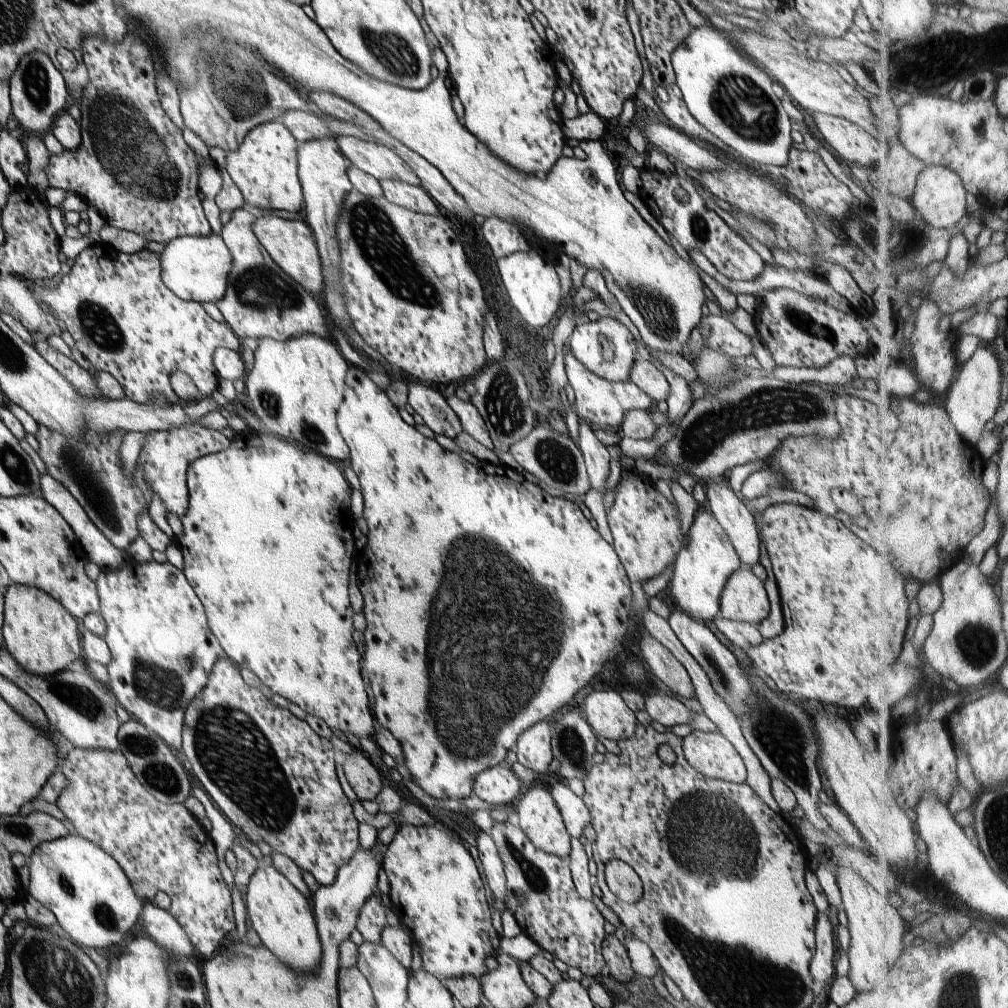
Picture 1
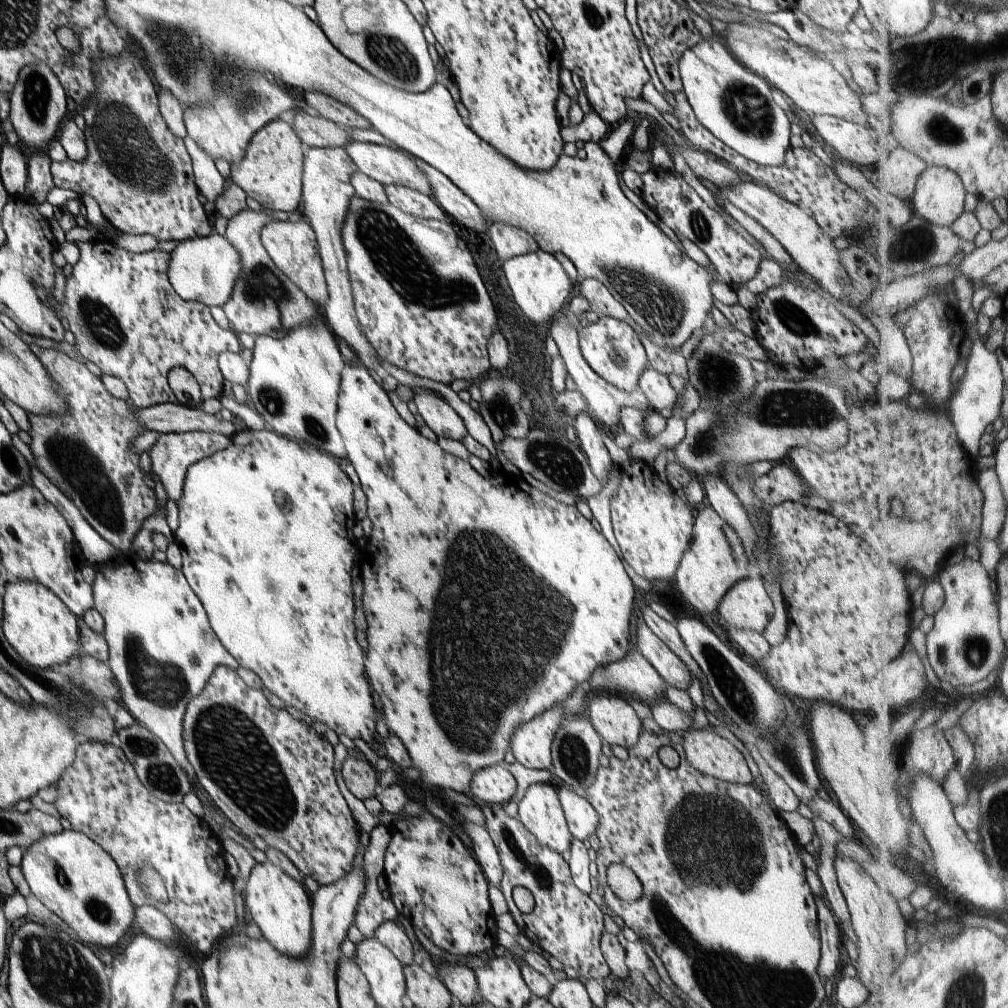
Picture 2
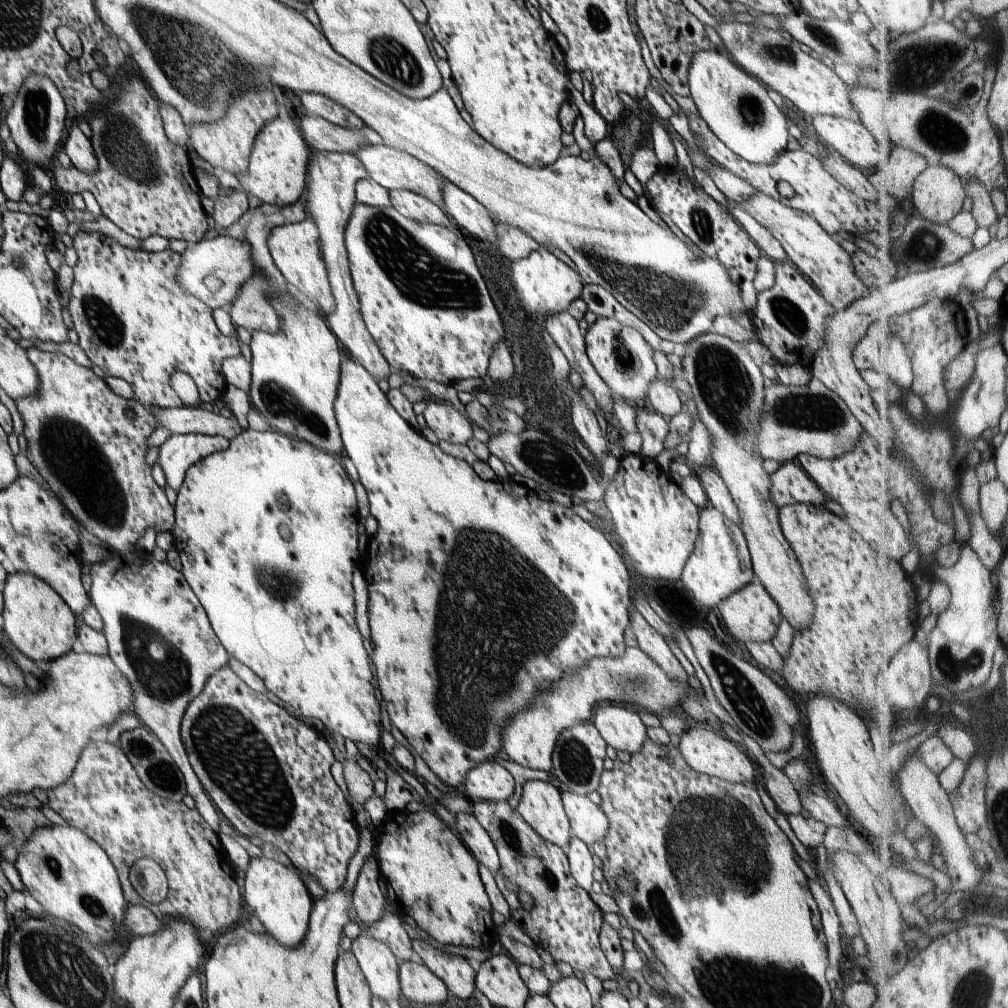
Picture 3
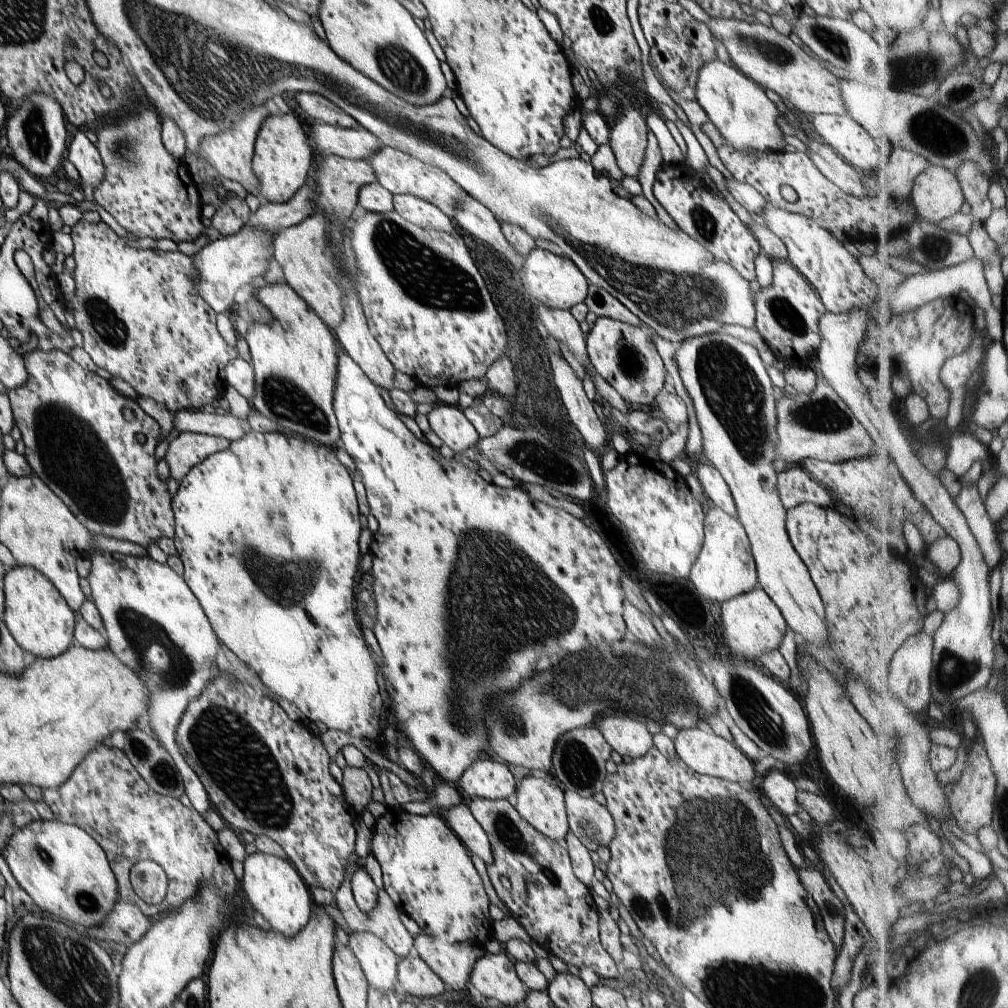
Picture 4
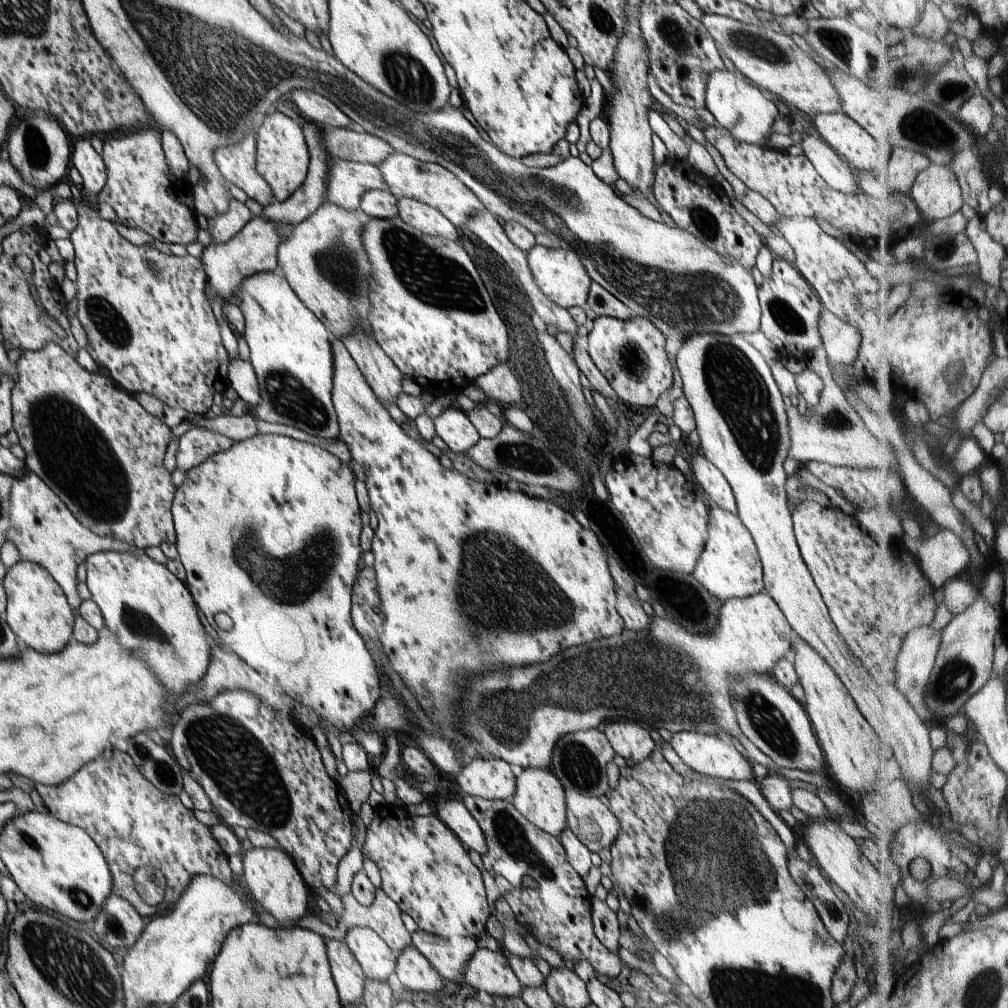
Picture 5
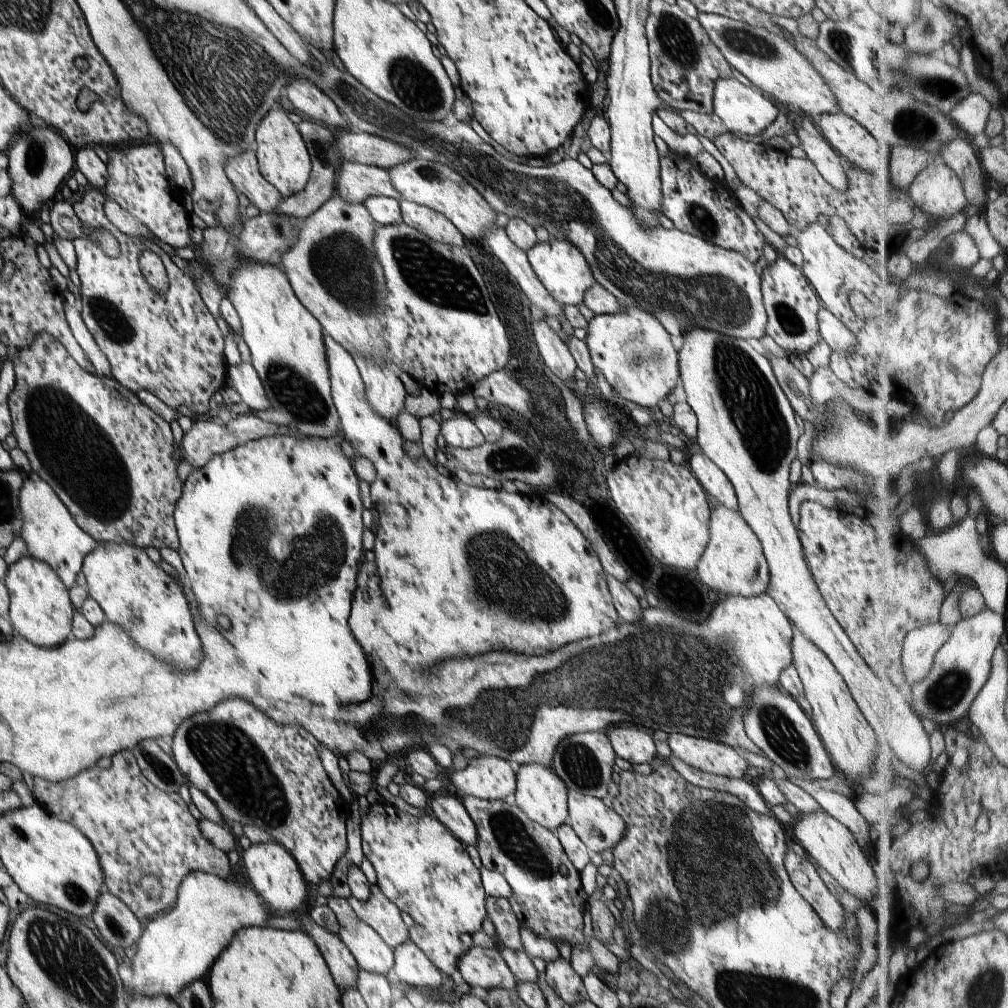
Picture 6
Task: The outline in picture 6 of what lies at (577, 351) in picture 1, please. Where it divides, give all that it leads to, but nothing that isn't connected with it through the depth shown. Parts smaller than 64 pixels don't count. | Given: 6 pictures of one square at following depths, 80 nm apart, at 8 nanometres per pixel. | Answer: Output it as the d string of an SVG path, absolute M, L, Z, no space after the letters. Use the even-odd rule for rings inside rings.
M624 305L623 311L614 314L597 314L588 321L587 337L584 339L589 348L593 365L601 370L614 394L624 398L624 402L636 402L647 409L660 406L660 400L667 398L675 388L679 373L679 353L674 349L670 333L662 323L640 306Z

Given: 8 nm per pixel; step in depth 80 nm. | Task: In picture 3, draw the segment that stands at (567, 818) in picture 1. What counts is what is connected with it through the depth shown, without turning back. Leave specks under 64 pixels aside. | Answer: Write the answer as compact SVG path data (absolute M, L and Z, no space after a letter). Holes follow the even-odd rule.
M564 790L561 794L566 814L569 818L571 832L586 846L603 842L609 829L609 820L600 805L586 795Z

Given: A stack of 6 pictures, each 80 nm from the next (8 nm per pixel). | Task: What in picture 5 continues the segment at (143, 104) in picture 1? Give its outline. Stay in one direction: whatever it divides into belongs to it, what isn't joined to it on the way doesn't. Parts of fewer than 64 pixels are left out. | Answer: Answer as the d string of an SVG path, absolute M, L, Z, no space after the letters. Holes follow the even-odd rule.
M155 126L131 130L105 140L101 157L107 179L96 202L107 202L123 225L140 228L160 242L184 246L196 242L199 227L191 199L192 185L187 179L176 178L171 173L161 143L161 132Z

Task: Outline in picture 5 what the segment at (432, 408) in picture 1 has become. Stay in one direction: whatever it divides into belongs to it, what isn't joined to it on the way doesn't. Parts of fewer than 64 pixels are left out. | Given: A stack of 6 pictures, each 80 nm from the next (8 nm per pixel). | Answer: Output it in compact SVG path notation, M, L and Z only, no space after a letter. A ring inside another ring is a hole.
M455 405L446 409L433 422L437 435L448 445L451 455L465 453L481 439L467 413Z

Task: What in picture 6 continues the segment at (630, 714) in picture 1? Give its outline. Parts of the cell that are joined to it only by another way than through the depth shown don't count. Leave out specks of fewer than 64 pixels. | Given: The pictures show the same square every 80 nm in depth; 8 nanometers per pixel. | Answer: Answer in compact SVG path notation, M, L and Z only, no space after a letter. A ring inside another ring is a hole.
M614 725L607 730L617 756L633 764L652 762L658 756L652 733L633 725Z

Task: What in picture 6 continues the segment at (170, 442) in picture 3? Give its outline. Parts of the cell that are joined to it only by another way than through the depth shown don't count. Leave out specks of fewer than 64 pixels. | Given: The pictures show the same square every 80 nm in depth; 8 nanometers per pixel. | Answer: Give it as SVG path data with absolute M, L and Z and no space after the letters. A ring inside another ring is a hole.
M208 417L194 420L190 430L183 434L180 448L183 453L182 462L190 463L194 468L202 468L208 464L213 456L224 454L239 445L239 440L224 425L214 423Z

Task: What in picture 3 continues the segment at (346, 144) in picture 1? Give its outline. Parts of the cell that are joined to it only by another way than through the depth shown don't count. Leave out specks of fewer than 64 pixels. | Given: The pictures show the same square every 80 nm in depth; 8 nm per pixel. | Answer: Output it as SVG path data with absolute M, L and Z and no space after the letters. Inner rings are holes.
M371 144L362 147L354 156L358 157L361 164L365 166L368 177L381 184L385 189L389 191L406 189L415 192L439 206L444 212L446 211L443 199L443 177L415 156L394 147Z

